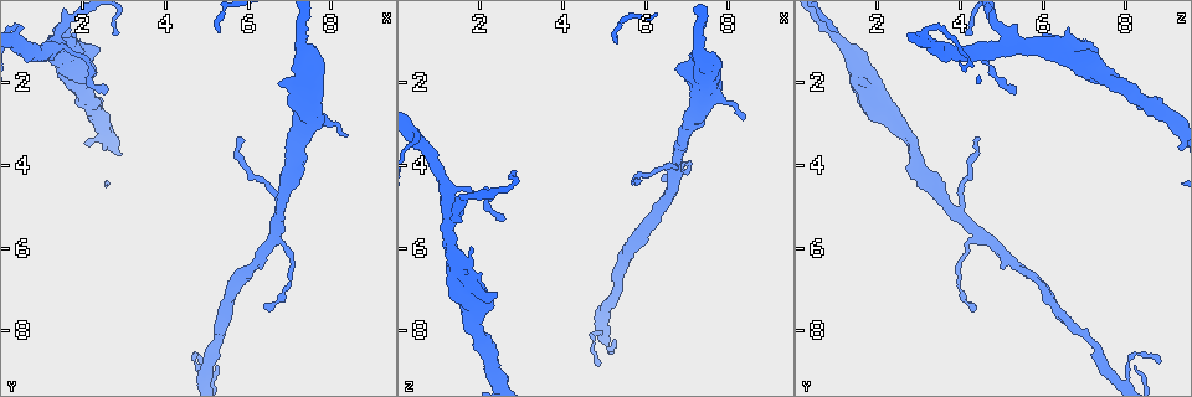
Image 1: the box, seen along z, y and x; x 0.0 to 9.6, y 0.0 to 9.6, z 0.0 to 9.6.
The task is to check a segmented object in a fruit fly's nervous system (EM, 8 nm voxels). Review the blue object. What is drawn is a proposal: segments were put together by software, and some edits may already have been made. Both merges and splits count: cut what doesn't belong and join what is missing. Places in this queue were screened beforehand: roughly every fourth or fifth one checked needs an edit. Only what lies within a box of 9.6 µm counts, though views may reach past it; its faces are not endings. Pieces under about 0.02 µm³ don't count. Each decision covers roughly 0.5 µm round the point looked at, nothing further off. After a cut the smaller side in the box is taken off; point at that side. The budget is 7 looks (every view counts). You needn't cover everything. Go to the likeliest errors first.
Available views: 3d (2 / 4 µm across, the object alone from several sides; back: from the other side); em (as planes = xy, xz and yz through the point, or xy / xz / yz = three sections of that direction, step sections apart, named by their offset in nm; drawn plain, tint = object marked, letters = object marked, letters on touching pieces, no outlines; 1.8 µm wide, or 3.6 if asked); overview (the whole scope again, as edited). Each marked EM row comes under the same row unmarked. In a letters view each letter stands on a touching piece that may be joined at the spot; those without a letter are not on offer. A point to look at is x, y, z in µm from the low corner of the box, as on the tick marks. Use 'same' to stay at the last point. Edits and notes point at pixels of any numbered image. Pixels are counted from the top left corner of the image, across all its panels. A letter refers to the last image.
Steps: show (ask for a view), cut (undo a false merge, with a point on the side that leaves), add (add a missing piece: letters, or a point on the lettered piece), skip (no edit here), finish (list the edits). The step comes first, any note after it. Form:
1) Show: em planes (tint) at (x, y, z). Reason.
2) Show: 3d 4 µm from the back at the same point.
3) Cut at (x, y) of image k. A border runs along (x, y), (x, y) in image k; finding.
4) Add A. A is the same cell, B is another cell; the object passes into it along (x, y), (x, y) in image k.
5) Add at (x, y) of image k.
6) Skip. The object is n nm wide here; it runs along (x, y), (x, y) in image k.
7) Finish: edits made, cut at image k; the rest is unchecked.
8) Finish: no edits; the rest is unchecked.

Show: em xz step 8 (letters) at (1.20, 1.10, 5.45). A fork.

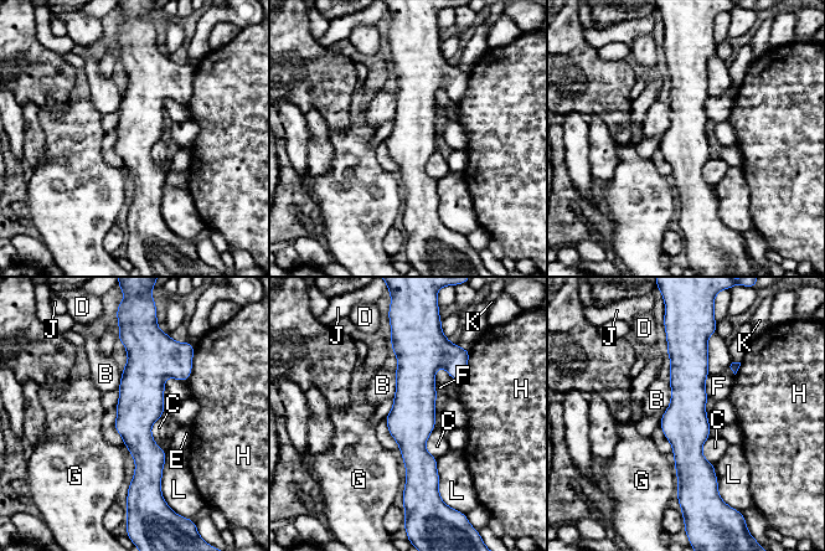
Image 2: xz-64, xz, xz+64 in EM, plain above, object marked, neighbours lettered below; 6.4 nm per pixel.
Skip. The longest contact is with L, 240 nm; B, C, D, E, F, G, H, J, K and L are other cells; a border runs along (670, 382), (670, 403), (660, 416) in image 2; one cell here.

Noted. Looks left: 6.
Show: em xz step 4 (letters) at (6.70, 5.50, 4.35). Sudden change in width.

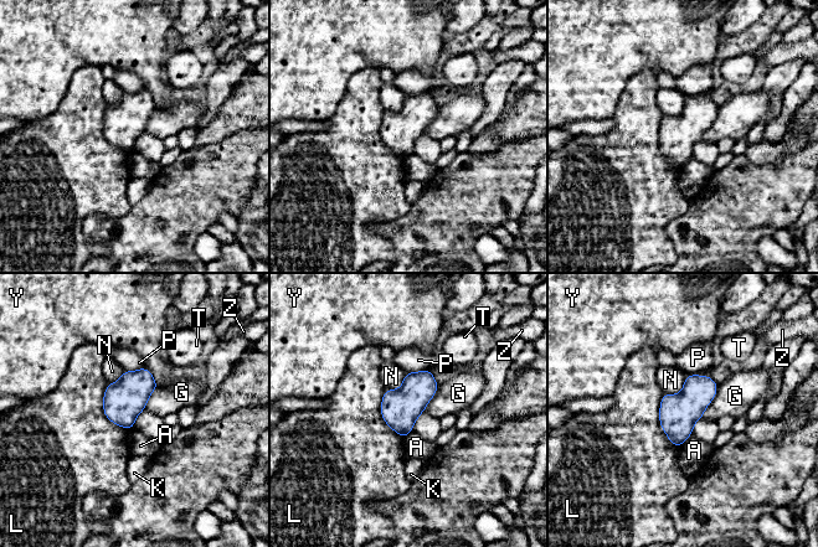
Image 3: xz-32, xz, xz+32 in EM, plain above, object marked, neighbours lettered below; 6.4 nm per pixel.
Show: em planes (letters) at the same point.

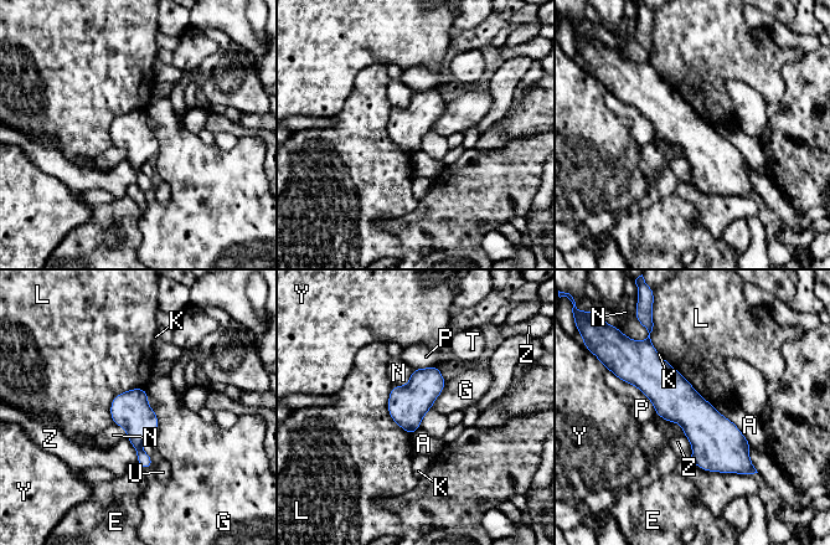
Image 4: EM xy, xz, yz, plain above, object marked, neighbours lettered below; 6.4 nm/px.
Skip. The object is 240 nm wide here; A, E, G, K, L, N, P, T, U, Y and Z are other cells; one cell here.

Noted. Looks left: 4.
Show: em planes (tint) at (8.35, 3.30, 2.95). Thin end.

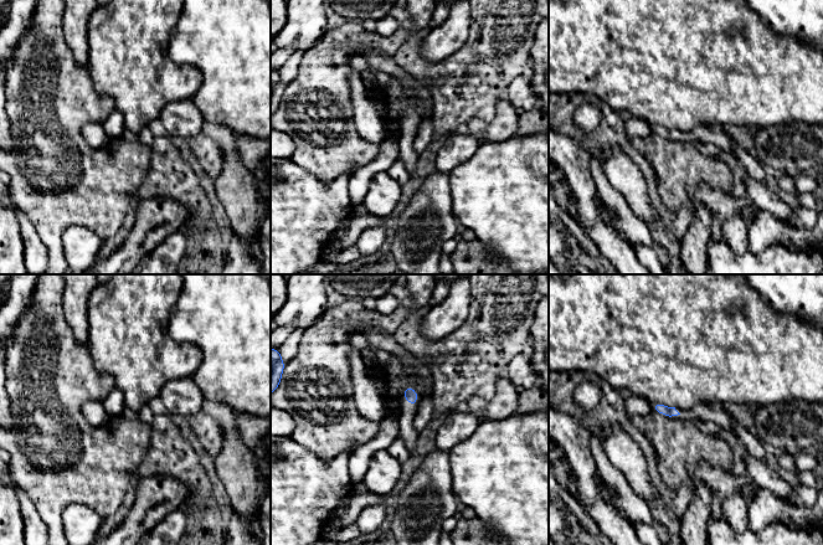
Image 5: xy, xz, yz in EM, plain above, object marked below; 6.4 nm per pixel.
Show: em planes (letters) at the same point. What lies round it.

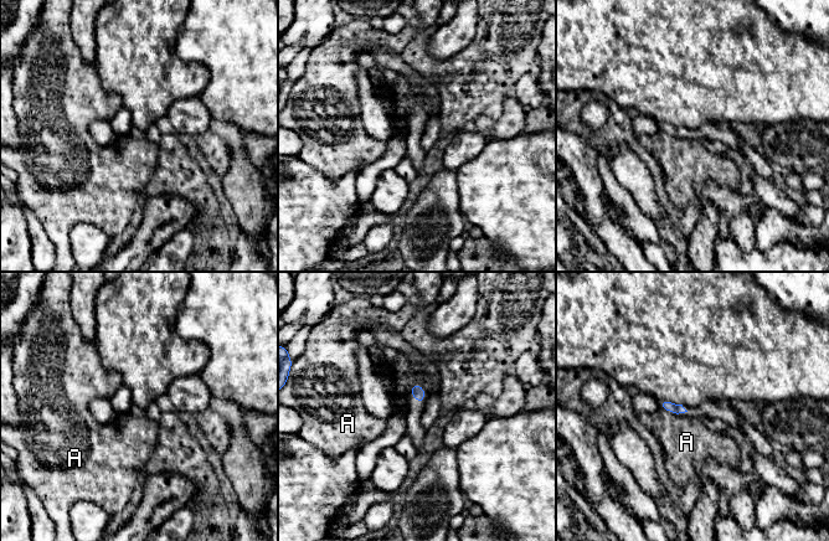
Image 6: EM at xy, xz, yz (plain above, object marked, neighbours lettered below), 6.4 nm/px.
Skip. The longest contact is with A, 120 nm; A is another cell; none of them fits.

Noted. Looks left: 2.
Finish: no edits; the rest is unchecked.

